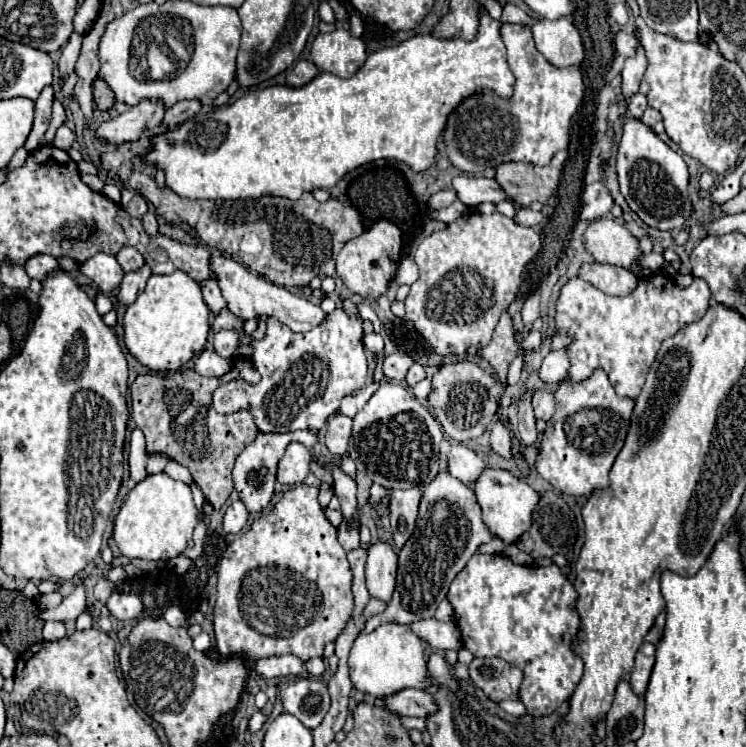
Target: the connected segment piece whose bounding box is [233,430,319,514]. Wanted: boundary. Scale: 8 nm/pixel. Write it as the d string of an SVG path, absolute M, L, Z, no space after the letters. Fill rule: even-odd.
M299 430L299 432L289 432L289 434L263 434L259 432L257 438L253 440L253 444L249 444L235 462L233 468L233 482L235 482L235 490L239 494L239 500L245 504L245 508L251 514L259 514L263 512L275 492L275 474L277 474L277 462L283 456L287 444L291 440L299 440L303 446L315 446L319 442L319 432L317 430Z

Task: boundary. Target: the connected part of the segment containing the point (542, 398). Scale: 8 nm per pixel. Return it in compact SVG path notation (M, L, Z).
M535 392L533 394L533 410L535 410L535 418L537 420L549 420L553 416L555 410L555 400L551 392Z

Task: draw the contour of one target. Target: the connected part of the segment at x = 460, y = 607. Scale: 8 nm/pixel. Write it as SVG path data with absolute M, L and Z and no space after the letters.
M475 554L467 566L455 576L449 588L449 602L455 610L455 622L461 630L463 648L477 658L497 656L525 672L521 684L521 700L531 716L549 716L567 702L583 676L583 660L575 654L581 618L575 610L579 600L577 590L561 572L559 566L519 566L501 554Z

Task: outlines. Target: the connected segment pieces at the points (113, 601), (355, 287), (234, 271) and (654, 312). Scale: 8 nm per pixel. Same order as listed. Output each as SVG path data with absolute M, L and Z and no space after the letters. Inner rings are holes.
M115 590L107 602L109 612L117 618L117 620L135 620L139 618L141 610L143 610L143 602L139 596L135 594L127 594L127 592L119 592Z
M377 220L369 230L365 230L361 236L347 240L337 256L337 276L343 280L343 284L359 294L361 298L377 300L379 296L387 294L389 282L395 278L397 266L401 258L401 230L389 220Z
M223 254L211 256L209 266L211 266L213 278L217 280L221 292L223 292L223 298L227 300L229 310L233 314L237 314L239 318L243 318L243 320L249 320L249 318L253 318L257 314L267 314L267 316L277 318L281 324L289 326L293 332L309 332L325 316L325 312L319 308L319 304L315 304L311 300L305 300L305 298L289 292L283 286L267 282L257 274L251 274L243 264L235 262L229 256L223 256Z
M661 270L639 278L637 288L627 296L605 296L579 276L569 278L561 288L555 312L555 334L571 336L571 344L565 348L571 364L567 378L577 384L587 380L595 368L603 368L615 392L635 400L661 342L673 336L681 328L681 322L693 324L701 320L709 304L711 292L705 280L695 278L691 286L679 288Z

